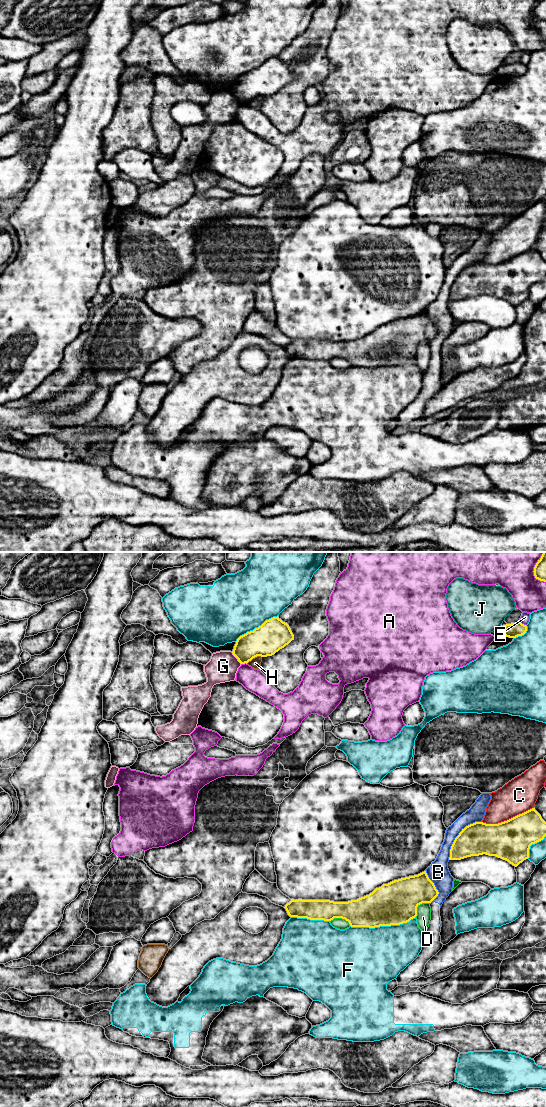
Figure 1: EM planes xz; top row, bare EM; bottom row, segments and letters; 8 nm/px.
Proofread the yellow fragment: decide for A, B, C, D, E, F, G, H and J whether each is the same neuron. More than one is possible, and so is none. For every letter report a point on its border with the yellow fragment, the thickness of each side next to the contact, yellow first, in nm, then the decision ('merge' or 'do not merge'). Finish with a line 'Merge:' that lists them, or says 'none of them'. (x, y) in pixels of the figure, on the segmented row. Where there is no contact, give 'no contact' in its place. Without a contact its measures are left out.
A: meets yellow in xz at (534, 570); 100 nm thick on the yellow side, 480 nm on the other; do not merge
B: meets yellow in xz at (457, 836); 260 nm thick on the yellow side, 130 nm on the other; do not merge
C: meets yellow in xz at (507, 820); 320 nm thick on the yellow side, 280 nm on the other; do not merge
D: meets yellow in xz at (417, 906); 340 nm thick on the yellow side, 120 nm on the other; do not merge
E: meets yellow in xz at (523, 624); 120 nm thick on the yellow side, 70 nm on the other; do not merge
F: meets yellow in xz at (382, 925); 340 nm thick on the yellow side, 460 nm on the other; do not merge
G: meets yellow in xz at (236, 657); 240 nm thick on the yellow side, 240 nm on the other; do not merge
H: meets yellow in xz at (253, 657); 260 nm thick on the yellow side, 90 nm on the other; do not merge
J: meets yellow in xz at (498, 628); 120 nm thick on the yellow side, 400 nm on the other; do not merge
Merge: none of them

